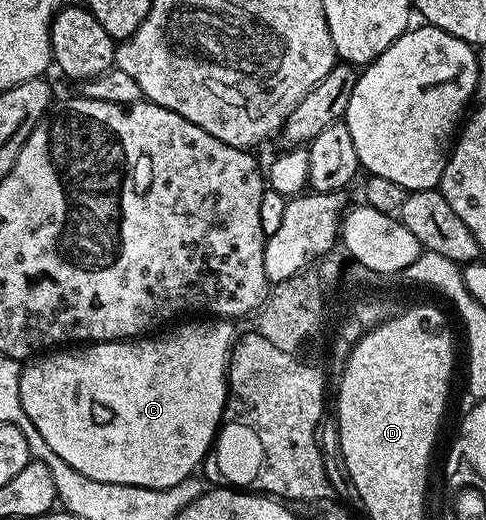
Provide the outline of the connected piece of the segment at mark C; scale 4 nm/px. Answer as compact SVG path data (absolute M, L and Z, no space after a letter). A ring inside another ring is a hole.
M199 317L196 320L196 323L180 322L178 324L180 327L168 335L155 333L150 337L120 339L114 343L71 345L66 349L51 349L32 358L19 372L19 396L29 421L37 425L37 433L41 433L45 445L49 445L49 449L53 449L53 453L57 453L61 461L73 465L77 473L93 477L93 481L105 481L113 485L137 485L145 489L169 489L181 481L192 478L196 474L199 462L206 455L208 458L217 438L219 424L223 422L223 409L227 406L227 365L231 357L233 340L237 335L237 331L231 328L234 326L228 320L218 317Z

